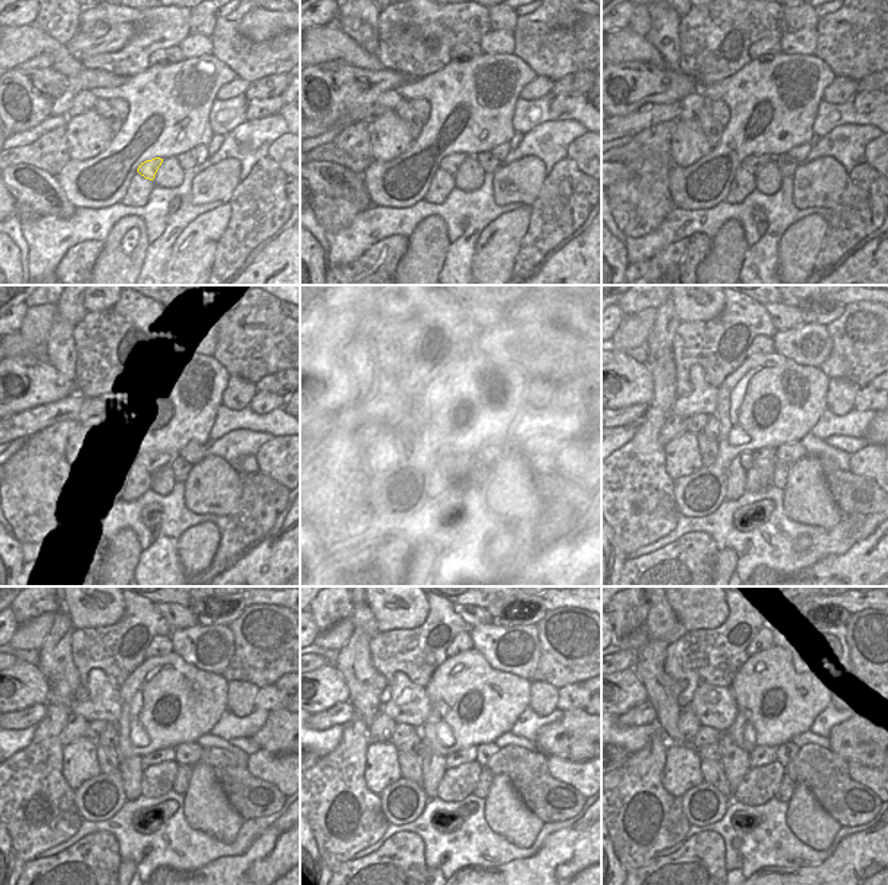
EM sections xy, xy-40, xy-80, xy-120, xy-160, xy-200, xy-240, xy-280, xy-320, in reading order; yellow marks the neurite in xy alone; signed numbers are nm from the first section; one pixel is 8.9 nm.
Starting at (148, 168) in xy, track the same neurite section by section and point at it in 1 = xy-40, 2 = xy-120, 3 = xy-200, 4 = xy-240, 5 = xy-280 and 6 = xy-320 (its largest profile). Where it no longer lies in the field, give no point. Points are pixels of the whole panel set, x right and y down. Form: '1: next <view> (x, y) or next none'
1: next xy-40 (450, 164)
2: next xy-120 (151, 464)
3: next xy-200 (747, 459)
4: next xy-240 (167, 753)
5: next xy-280 (467, 755)
6: next xy-320 (759, 756)

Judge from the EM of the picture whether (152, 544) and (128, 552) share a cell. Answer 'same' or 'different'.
different

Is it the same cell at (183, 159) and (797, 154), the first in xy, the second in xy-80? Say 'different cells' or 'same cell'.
different cells

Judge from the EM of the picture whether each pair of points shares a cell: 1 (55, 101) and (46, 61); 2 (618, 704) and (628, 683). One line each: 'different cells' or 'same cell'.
1: different cells
2: same cell

